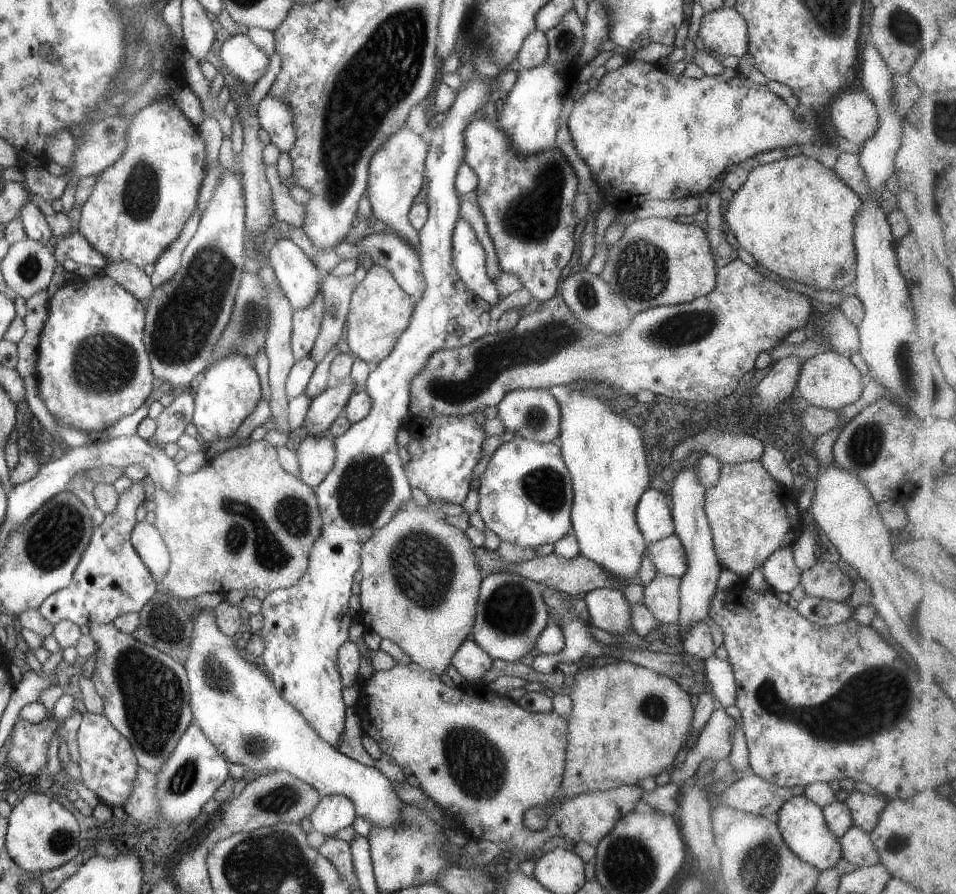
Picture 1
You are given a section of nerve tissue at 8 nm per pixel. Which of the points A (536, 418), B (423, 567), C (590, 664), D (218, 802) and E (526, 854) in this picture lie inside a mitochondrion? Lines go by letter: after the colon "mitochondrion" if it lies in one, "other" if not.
A: mitochondrion
B: mitochondrion
C: other
D: other
E: other

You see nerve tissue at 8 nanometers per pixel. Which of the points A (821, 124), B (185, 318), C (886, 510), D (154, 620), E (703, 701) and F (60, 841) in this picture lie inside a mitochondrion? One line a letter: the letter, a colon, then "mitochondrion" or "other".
A: other
B: mitochondrion
C: other
D: other
E: other
F: mitochondrion

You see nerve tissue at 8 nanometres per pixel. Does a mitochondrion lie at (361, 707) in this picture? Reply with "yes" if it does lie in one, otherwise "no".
no

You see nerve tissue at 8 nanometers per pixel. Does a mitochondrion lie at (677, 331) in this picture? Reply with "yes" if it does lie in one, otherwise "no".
yes

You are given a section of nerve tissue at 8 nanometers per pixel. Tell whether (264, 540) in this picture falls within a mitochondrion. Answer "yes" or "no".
yes

